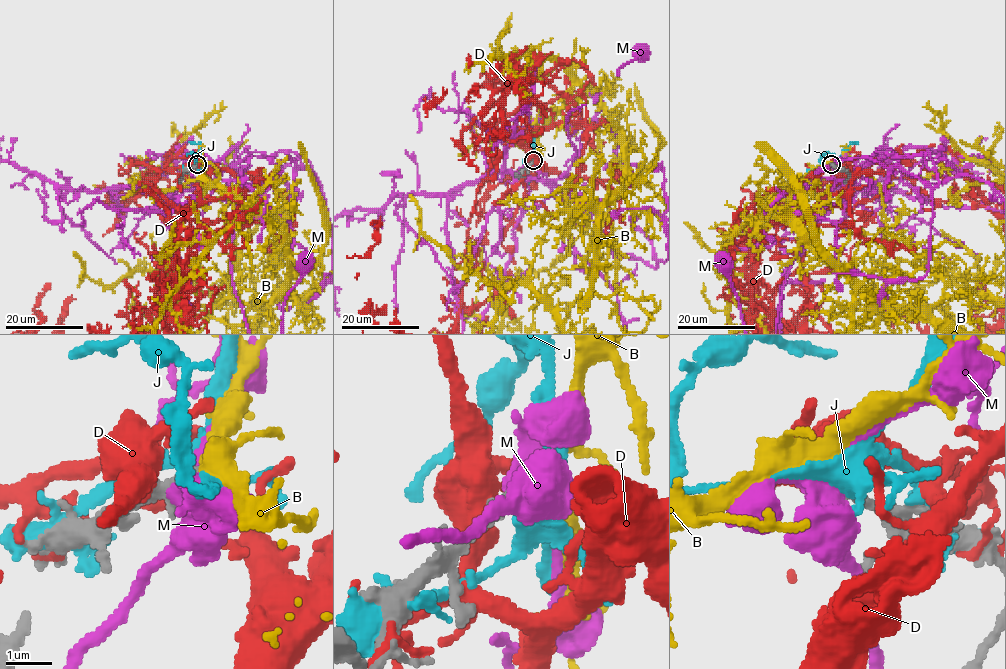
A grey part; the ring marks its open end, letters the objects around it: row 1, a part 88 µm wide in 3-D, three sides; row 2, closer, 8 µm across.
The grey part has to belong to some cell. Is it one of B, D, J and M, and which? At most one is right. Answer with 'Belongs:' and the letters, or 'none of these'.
Belongs: B

